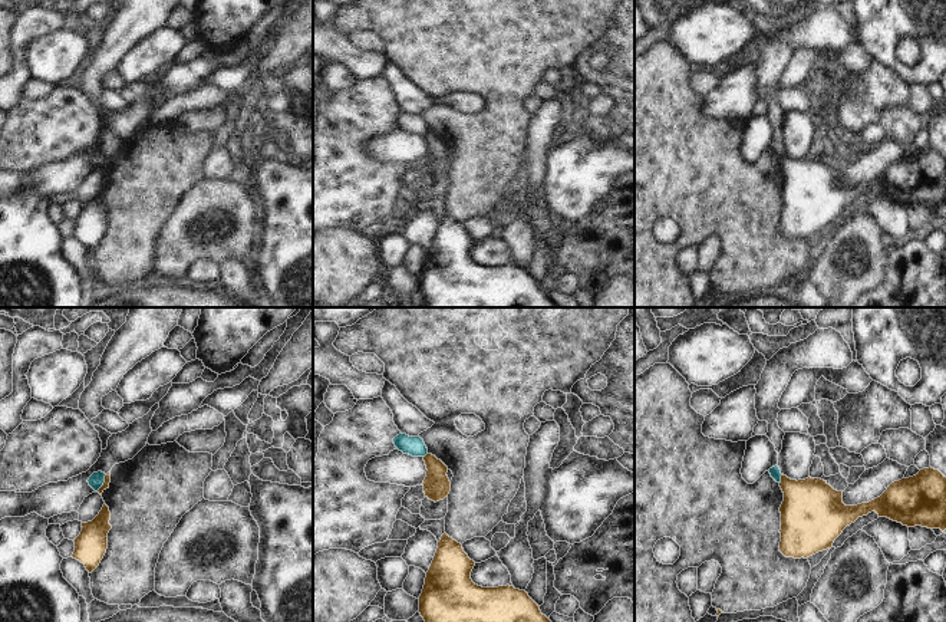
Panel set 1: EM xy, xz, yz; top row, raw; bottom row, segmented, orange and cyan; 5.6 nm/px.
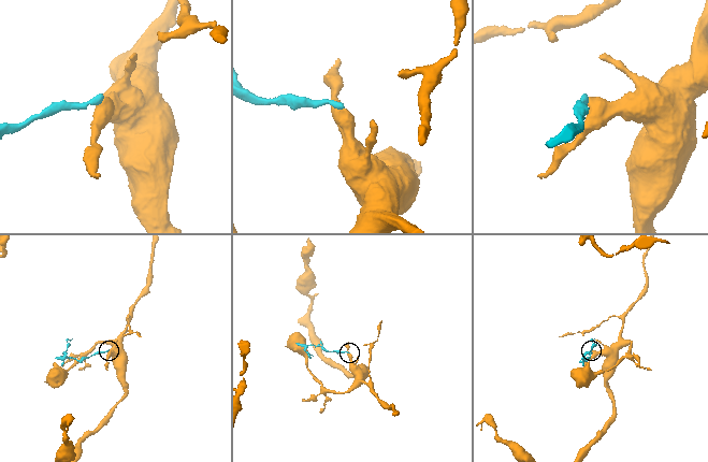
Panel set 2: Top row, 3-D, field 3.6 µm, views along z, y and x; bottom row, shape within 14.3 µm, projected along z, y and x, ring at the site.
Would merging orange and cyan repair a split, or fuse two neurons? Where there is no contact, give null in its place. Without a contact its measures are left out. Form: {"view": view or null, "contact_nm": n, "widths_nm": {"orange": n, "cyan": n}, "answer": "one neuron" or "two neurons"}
{"view": "xy", "contact_nm": 110, "widths_nm": {"orange": 40, "cyan": 90}, "answer": "two neurons"}

